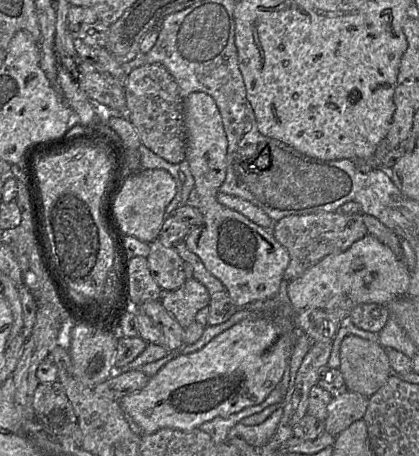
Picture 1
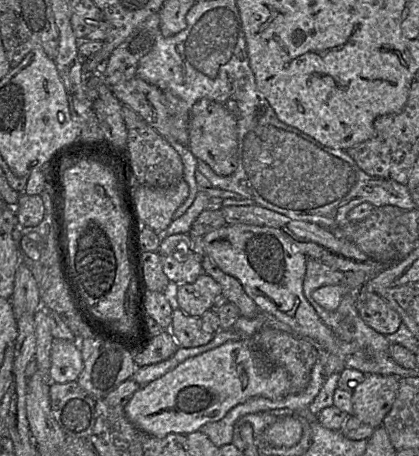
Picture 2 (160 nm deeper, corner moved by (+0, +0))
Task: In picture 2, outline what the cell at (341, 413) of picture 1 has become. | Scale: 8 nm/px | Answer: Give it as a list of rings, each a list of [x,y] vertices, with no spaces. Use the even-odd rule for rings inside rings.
[[[366,374],[365,379],[352,391],[352,415],[374,428],[381,426],[397,396],[400,378],[395,375]]]

